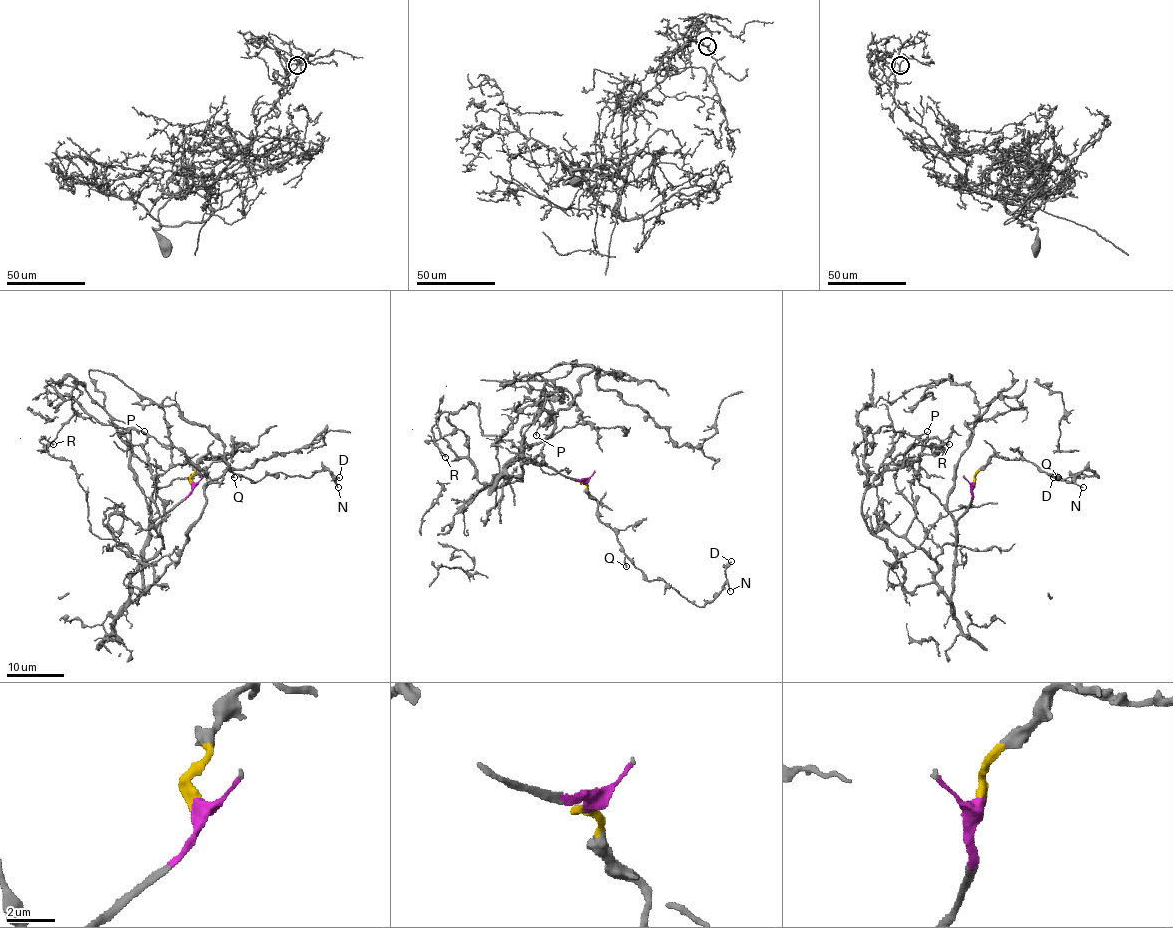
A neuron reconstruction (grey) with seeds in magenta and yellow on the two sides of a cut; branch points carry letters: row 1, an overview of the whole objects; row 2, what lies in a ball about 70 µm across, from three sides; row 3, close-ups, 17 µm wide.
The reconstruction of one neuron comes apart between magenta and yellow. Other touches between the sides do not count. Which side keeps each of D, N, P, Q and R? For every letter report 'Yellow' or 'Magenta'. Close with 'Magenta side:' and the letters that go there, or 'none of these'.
D: Yellow
N: Yellow
P: Magenta
Q: Yellow
R: Magenta
Magenta side: P, R

